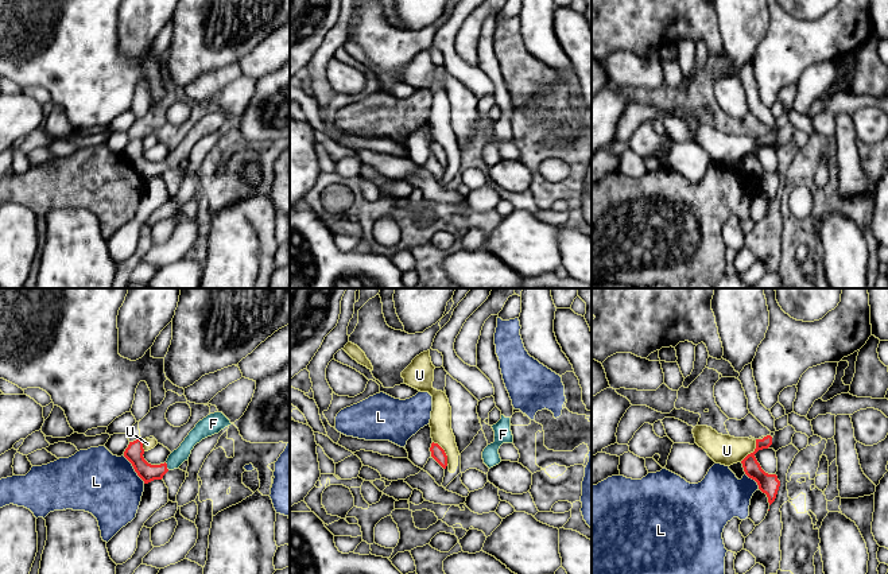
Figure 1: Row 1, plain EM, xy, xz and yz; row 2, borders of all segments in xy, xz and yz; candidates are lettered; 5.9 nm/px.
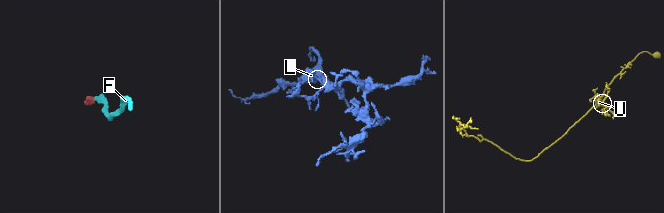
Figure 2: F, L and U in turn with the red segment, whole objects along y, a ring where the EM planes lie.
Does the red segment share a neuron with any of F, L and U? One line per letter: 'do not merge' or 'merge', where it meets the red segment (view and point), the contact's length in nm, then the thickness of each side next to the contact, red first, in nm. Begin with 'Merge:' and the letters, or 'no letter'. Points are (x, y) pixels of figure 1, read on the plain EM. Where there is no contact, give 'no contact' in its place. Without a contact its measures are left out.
Merge: F
F: merge; meets red in xy at (166, 165); contact 50 nm long; 110 nm thick on the red side, 90 nm on the other
L: do not merge; meets red in xy at (134, 166); contact 220 nm long; 110 nm thick on the red side, 380 nm on the other
U: do not merge; meets red in xz at (444, 150); contact 170 nm long; 80 nm thick on the red side, 130 nm on the other

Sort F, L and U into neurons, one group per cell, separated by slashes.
F / L / U

